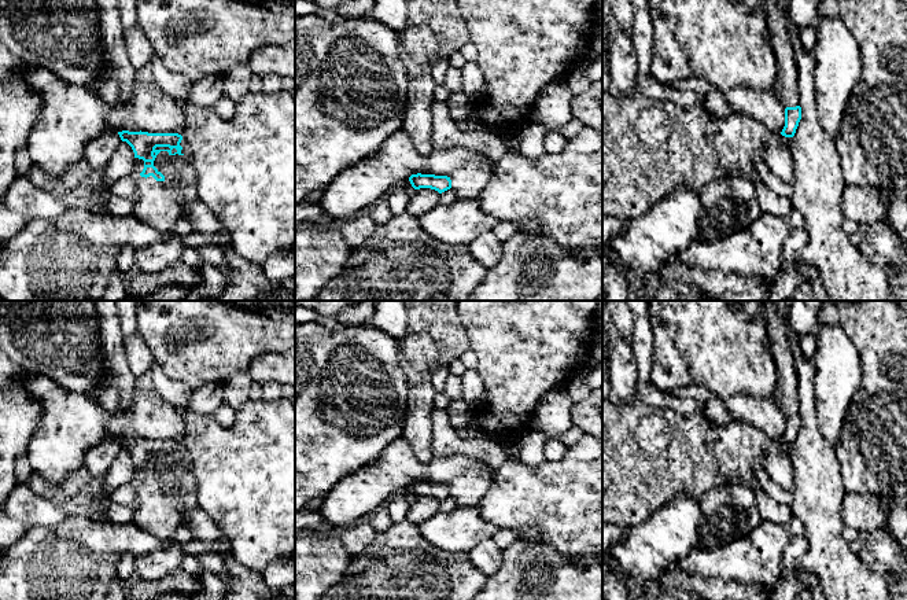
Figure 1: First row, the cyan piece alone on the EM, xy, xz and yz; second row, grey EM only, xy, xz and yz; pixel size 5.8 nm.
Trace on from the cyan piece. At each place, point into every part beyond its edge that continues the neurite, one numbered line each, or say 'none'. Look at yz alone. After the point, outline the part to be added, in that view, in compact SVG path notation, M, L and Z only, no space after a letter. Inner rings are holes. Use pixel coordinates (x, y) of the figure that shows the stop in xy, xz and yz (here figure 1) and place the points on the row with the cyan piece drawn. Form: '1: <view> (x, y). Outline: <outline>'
1: yz (786, 88). Outline: M767 0L766 10L770 14L767 26L771 30L774 54L778 60L778 77L773 89L785 108L796 107L800 106L799 82L794 51L789 37L789 30L793 27L789 7L782 8L778 0Z

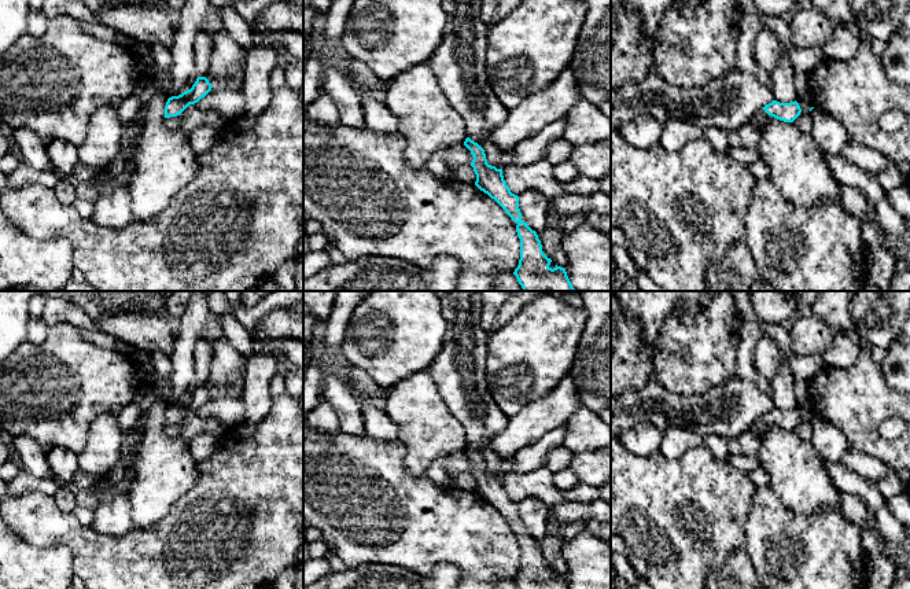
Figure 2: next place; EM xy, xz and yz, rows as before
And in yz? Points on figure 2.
1: yz (761, 117). Outline: M763 108L758 110L752 118L751 118L751 124L756 128L763 126L767 121L773 119L774 117L769 115Z

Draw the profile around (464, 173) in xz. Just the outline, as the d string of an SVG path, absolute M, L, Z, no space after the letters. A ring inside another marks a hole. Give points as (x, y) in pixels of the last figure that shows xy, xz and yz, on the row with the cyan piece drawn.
M461 165L454 169L453 178L465 184L475 184L476 174L471 165Z

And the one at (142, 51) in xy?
M125 41L125 44L130 48L132 54L141 60L141 66L150 73L158 73L158 65L151 54L151 45Z

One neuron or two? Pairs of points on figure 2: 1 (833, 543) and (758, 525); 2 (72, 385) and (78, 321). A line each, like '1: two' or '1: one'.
1: one
2: two

